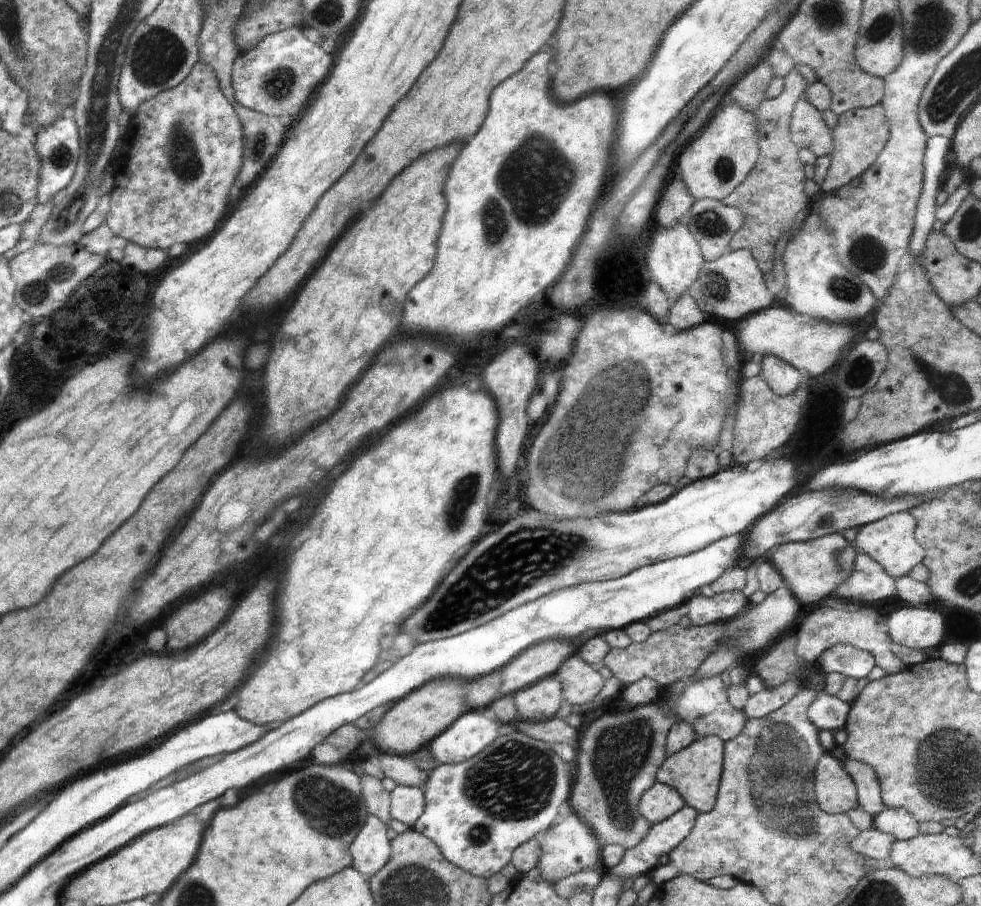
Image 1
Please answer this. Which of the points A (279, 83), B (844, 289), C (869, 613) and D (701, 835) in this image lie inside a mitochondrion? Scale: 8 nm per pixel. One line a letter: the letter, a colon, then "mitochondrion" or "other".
A: mitochondrion
B: mitochondrion
C: mitochondrion
D: other

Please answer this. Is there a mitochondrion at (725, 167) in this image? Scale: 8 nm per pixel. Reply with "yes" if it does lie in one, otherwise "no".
yes

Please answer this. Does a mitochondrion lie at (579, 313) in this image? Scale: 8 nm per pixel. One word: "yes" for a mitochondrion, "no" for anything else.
no

